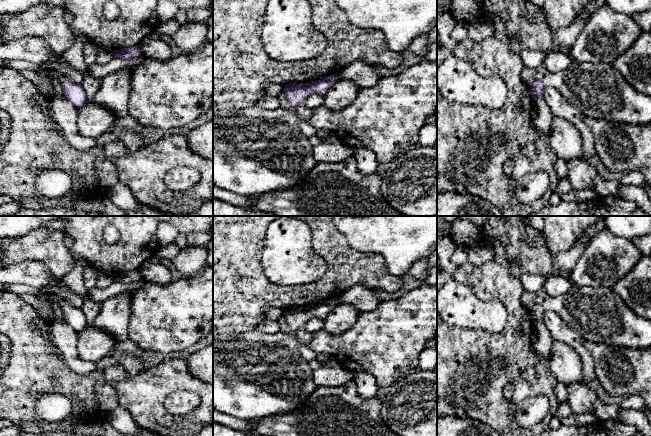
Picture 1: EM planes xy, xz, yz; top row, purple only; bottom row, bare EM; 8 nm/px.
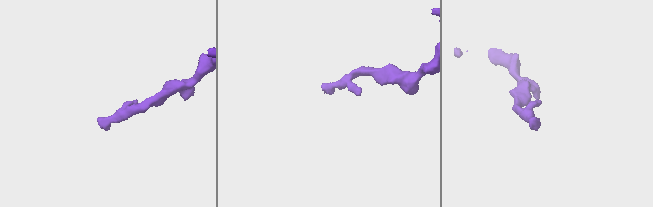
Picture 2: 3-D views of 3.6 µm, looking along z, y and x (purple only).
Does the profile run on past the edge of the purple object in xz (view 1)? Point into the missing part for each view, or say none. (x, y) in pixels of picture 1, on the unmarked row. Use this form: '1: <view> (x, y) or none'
1: xz (255, 375)

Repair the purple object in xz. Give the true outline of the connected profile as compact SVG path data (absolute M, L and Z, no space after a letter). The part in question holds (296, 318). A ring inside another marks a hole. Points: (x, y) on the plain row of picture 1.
M330 299L311 307L286 308L283 318L291 329L289 332L270 334L255 329L225 335L213 328L213 408L248 421L298 408L318 386L314 382L309 361L301 356L296 331L305 328L311 318L323 321L337 305L335 299Z

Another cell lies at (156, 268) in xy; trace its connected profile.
M150 258L139 267L141 276L150 282L168 284L175 277L174 270L164 266L158 259Z

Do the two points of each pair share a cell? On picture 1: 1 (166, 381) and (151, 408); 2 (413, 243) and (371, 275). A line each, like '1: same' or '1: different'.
1: same
2: different

